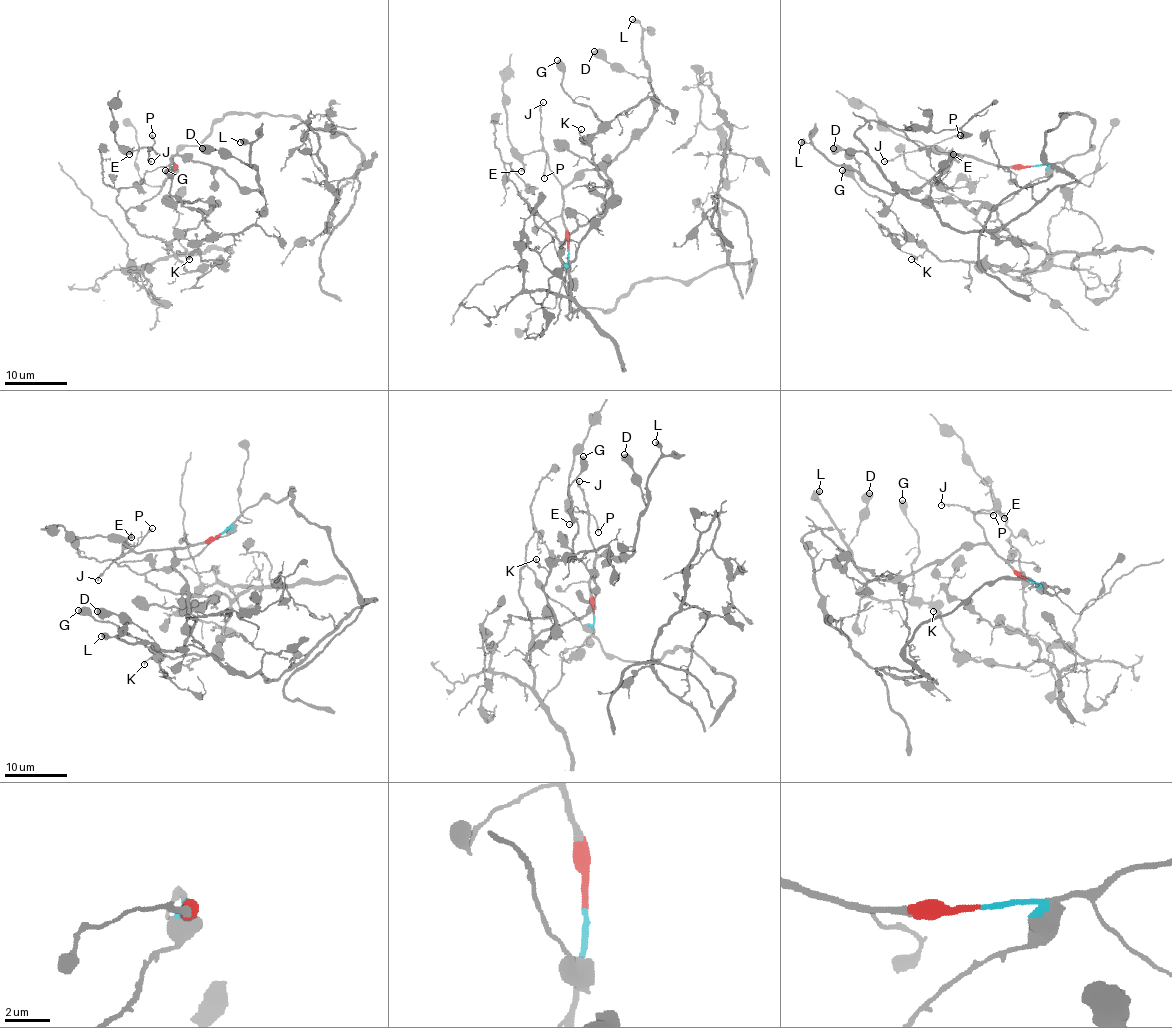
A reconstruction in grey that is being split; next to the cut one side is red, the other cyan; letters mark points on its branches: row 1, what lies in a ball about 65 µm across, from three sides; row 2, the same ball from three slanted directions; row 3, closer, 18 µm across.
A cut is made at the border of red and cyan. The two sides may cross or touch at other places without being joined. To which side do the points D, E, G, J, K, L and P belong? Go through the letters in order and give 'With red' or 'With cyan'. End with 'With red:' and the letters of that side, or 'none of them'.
D: With red
E: With red
G: With cyan
J: With red
K: With cyan
L: With red
P: With red
With red: D, E, J, L, P

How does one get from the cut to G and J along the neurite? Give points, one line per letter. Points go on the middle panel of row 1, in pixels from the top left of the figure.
G: (568, 249), (567, 265), (519, 193), (570, 263), (612, 186), (590, 139), (604, 125), (564, 90), (557, 60)
J: (568, 249), (562, 186), (550, 169), (548, 153), (542, 142), (540, 105), (544, 102)

